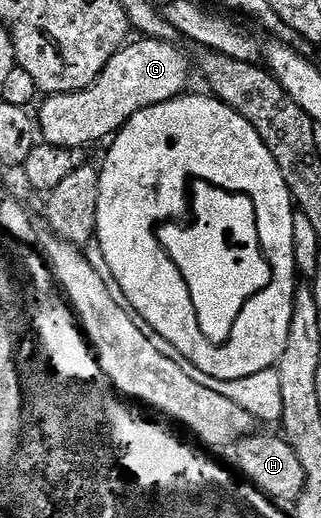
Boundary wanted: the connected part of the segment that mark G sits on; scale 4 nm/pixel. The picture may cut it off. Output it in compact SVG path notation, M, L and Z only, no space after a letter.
M139 39L136 45L130 45L111 56L90 89L57 93L46 98L43 110L37 113L37 125L46 144L62 149L83 149L105 137L114 138L127 121L141 111L173 101L188 92L193 61L178 49L178 44Z

